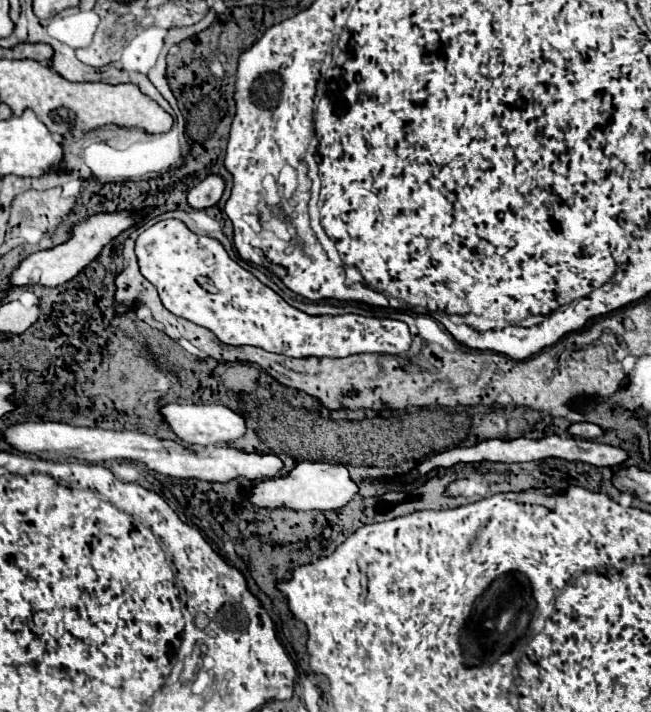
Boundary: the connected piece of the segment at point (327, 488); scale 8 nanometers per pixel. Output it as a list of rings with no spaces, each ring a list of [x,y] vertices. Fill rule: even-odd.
[[[301,462],[279,478],[267,478],[251,484],[245,496],[255,508],[291,508],[291,510],[337,510],[345,506],[357,494],[357,484],[349,478],[347,466],[323,464],[323,462]]]

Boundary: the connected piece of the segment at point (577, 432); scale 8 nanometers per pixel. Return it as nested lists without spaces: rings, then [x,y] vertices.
[[[577,422],[577,424],[571,424],[567,428],[567,432],[571,436],[577,436],[577,438],[589,438],[589,440],[593,440],[593,438],[597,438],[597,436],[603,434],[603,428],[597,426],[597,424],[591,424],[591,422]]]

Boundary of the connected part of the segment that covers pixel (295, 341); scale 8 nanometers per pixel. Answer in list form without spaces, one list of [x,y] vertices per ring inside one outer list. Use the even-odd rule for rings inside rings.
[[[161,220],[139,234],[135,242],[135,256],[139,262],[139,270],[143,278],[147,278],[161,298],[161,304],[197,326],[211,330],[223,344],[229,346],[257,346],[273,354],[283,354],[291,358],[347,358],[353,354],[405,354],[411,346],[411,334],[407,324],[389,318],[365,318],[357,314],[343,314],[343,316],[311,316],[305,314],[291,304],[287,304],[277,292],[269,286],[259,282],[251,272],[241,268],[235,260],[229,258],[223,244],[211,236],[197,236],[191,232],[181,220]],[[197,276],[207,276],[217,288],[217,294],[207,292],[199,282]]]

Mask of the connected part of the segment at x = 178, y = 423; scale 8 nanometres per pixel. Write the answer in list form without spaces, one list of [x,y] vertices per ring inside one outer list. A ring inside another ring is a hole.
[[[165,404],[159,408],[163,422],[175,432],[175,436],[189,446],[209,446],[219,442],[231,442],[245,434],[245,418],[221,404]]]

